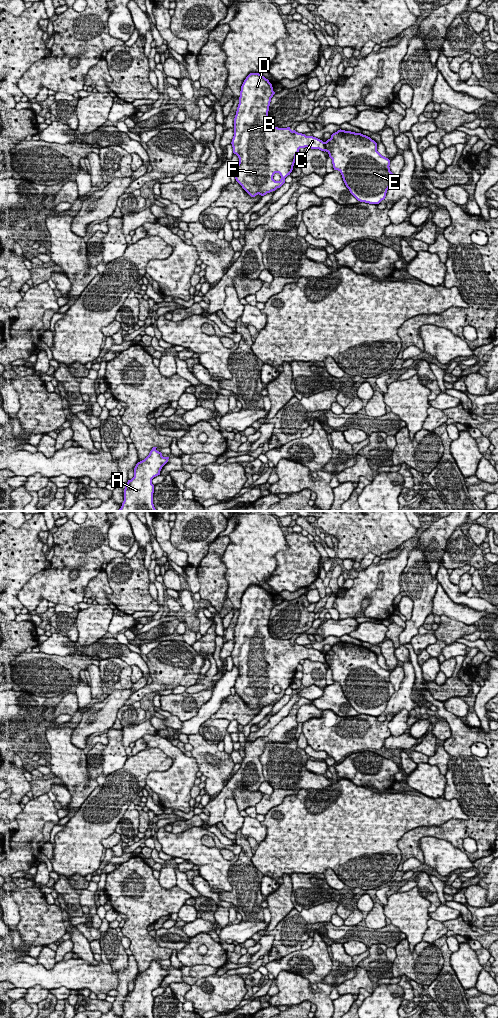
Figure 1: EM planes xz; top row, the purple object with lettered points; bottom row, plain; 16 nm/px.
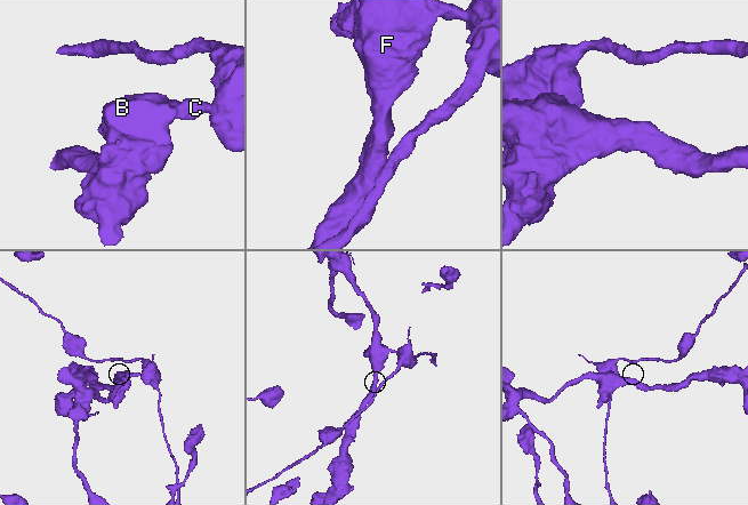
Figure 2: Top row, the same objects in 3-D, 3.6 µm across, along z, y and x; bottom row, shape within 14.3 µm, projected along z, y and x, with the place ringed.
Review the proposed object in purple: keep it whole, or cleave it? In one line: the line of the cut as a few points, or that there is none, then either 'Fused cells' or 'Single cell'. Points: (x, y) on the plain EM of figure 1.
Split along xz (324, 654), (326, 662). Fused cells

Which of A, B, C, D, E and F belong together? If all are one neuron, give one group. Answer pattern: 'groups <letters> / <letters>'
groups A B C D F / E

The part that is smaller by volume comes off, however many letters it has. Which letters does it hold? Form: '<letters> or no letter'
E

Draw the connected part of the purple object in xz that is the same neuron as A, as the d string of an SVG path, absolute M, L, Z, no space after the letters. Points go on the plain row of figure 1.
M153 959L149 967L136 976L134 989L128 992L124 1001L122 1018L154 1018L152 991L160 987L162 979L169 971L163 969L156 960Z

